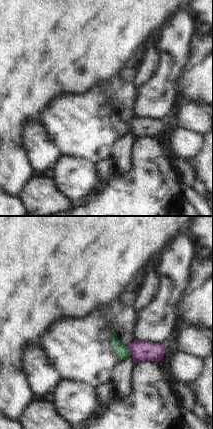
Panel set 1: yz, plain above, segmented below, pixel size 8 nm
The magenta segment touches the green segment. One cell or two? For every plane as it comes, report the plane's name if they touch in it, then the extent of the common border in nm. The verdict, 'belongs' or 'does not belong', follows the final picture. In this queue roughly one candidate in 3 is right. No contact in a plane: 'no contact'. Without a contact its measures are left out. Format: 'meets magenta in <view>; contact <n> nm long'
meets magenta in yz; contact 80 nm long

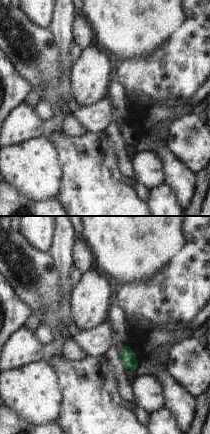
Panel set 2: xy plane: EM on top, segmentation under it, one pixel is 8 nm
meets magenta in xy; contact 70 nm long

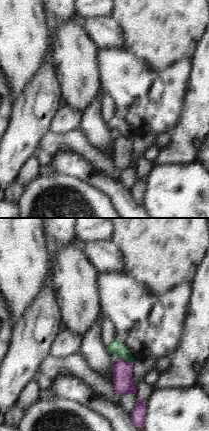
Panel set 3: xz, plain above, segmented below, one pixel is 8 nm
meets magenta in xz; contact 100 nm long

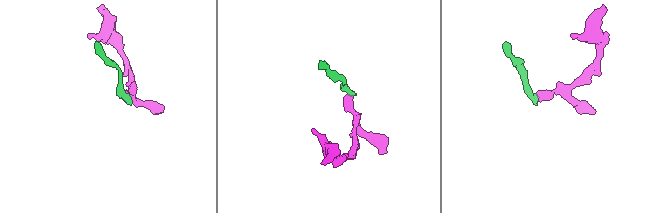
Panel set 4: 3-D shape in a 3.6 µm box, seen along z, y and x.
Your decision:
does not belong

